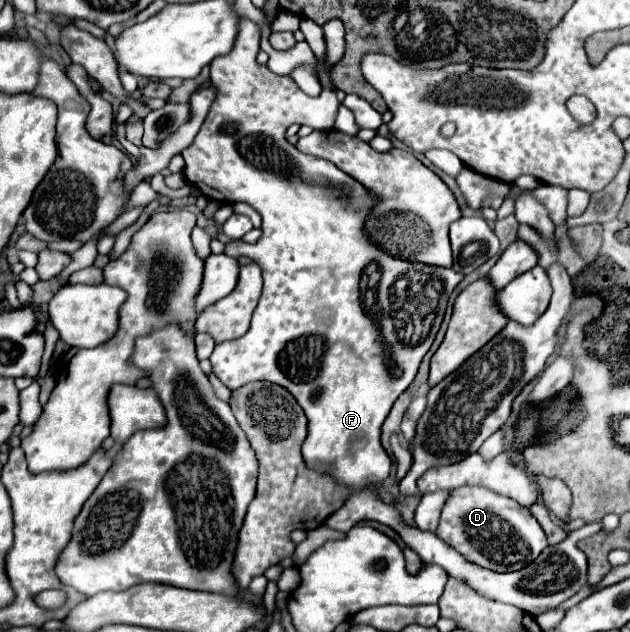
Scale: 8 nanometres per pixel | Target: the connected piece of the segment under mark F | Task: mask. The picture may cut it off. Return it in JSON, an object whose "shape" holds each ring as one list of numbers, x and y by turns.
{"shape":[[240,16,238,38,232,52,216,58,210,64,210,80,218,88,218,96,194,142,182,152,186,160,184,176,200,190,200,194,216,202,246,202,262,216,264,234,256,244,228,242,224,250,232,258,252,258,262,268,264,290,254,310,250,330,242,338,216,344,210,356,214,374,230,390,236,390,250,382,274,382,284,386,298,400,308,416,308,438,302,446,306,464,314,470,336,476,352,490,352,496,346,500,346,504,326,520,330,528,348,532,362,520,382,522,394,528,406,546,418,552,422,562,440,564,450,576,470,584,474,590,492,600,518,606,532,616,540,616,542,612,558,608,586,584,586,554,580,552,576,544,578,540,598,532,600,522,586,524,570,532,560,544,544,548,544,552,526,568,510,574,498,574,466,562,434,532,422,532,418,528,406,526,394,506,380,502,374,484,382,482,390,474,392,466,390,456,380,444,380,426,388,416,394,400,414,380,422,358,430,350,436,332,440,330,448,298,464,276,452,268,396,260,394,256,388,256,384,248,368,244,368,236,364,236,364,220,376,206,376,200,368,188,364,188,358,180,348,178,332,162,298,152,298,148,290,146,286,140,286,128,300,121,305,121,305,125,314,130,331,130,334,126,340,102,330,80,330,68,324,64,326,44,322,28,308,18,300,20,304,38,316,56,322,84,322,92,312,98,304,94,290,78,276,76,266,66,260,66,256,62,256,54,260,52,261,31,251,21]]}

